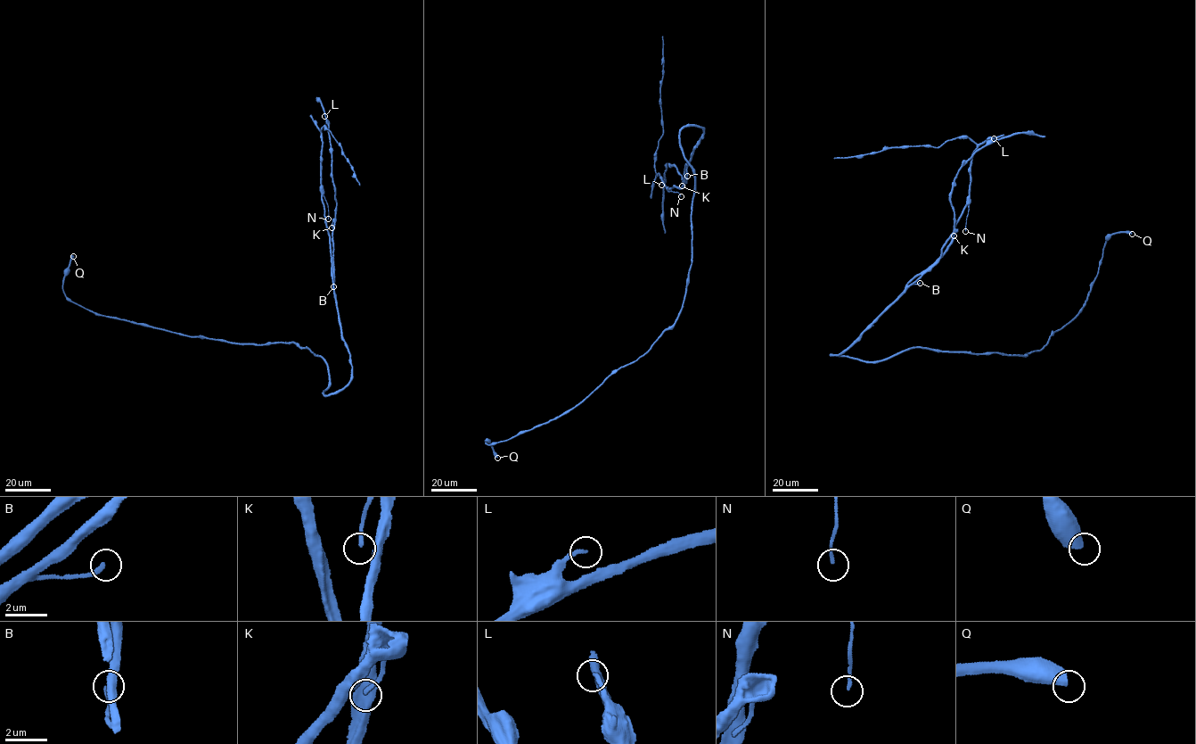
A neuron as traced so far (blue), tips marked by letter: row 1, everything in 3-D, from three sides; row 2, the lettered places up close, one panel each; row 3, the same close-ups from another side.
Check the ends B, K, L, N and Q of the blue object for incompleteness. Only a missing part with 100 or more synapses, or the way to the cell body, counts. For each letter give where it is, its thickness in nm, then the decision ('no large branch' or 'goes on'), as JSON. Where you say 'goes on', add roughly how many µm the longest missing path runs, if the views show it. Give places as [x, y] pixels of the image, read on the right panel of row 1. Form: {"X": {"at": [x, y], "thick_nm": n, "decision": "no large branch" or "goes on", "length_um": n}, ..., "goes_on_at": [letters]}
{"B": {"at": [920, 283], "thick_nm": 240, "decision": "no large branch"}, "K": {"at": [954, 235], "thick_nm": 150, "decision": "no large branch"}, "L": {"at": [994, 138], "thick_nm": 180, "decision": "no large branch"}, "N": {"at": [965, 231], "thick_nm": 140, "decision": "no large branch"}, "Q": {"at": [1132, 234], "thick_nm": 550, "decision": "no large branch"}, "goes_on_at": []}

